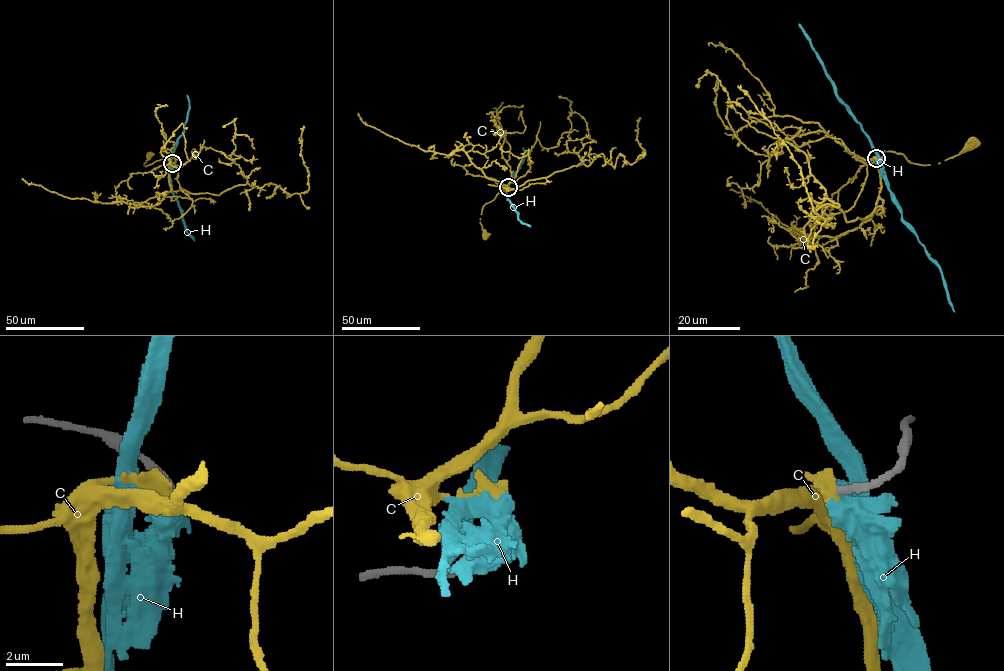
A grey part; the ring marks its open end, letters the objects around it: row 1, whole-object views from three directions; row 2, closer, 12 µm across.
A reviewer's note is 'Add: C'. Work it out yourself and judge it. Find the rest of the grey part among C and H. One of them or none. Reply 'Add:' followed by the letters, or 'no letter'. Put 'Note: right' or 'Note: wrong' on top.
Note: right
Add: C

